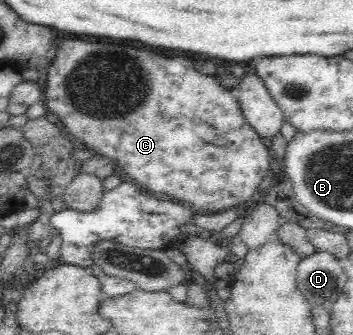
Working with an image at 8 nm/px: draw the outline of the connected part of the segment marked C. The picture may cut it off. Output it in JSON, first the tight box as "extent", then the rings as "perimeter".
{"extent":[41,38,275,214],"perimeter":[[[65,38],[56,52],[57,56],[48,64],[45,74],[45,90],[41,99],[48,115],[64,129],[75,144],[80,142],[83,148],[93,152],[94,155],[100,155],[115,163],[121,168],[121,172],[127,178],[135,180],[143,191],[172,198],[189,205],[196,211],[210,214],[223,212],[233,206],[243,204],[251,199],[256,190],[261,189],[263,176],[270,168],[272,160],[275,160],[271,155],[269,145],[259,138],[259,135],[245,122],[236,94],[219,87],[214,76],[199,74],[185,56],[167,56],[149,48],[135,48],[131,44],[125,46],[125,44],[115,44],[115,42],[109,42],[109,44],[87,42],[79,38]]]}

